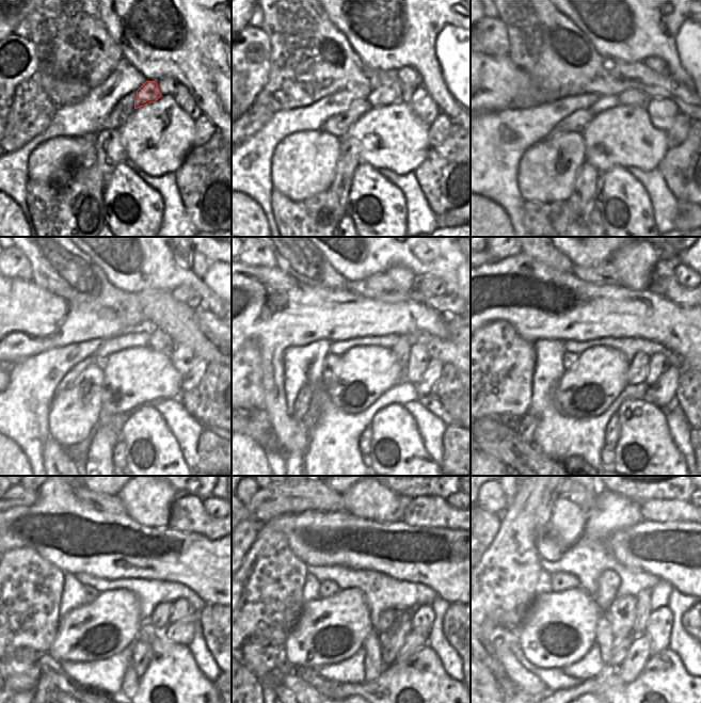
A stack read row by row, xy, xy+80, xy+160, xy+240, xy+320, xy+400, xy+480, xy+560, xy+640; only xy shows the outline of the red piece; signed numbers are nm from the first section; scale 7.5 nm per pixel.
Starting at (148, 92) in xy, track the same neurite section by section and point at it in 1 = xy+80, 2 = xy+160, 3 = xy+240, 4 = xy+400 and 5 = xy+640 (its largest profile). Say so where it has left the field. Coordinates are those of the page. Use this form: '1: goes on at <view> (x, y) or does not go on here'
1: goes on at xy+80 (384, 95)
2: goes on at xy+160 (634, 97)
3: goes on at xy+240 (159, 340)
4: goes on at xy+400 (639, 366)
5: goes on at xy+640 (621, 645)

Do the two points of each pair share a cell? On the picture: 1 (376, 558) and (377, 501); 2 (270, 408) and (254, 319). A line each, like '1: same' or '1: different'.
1: different
2: same

